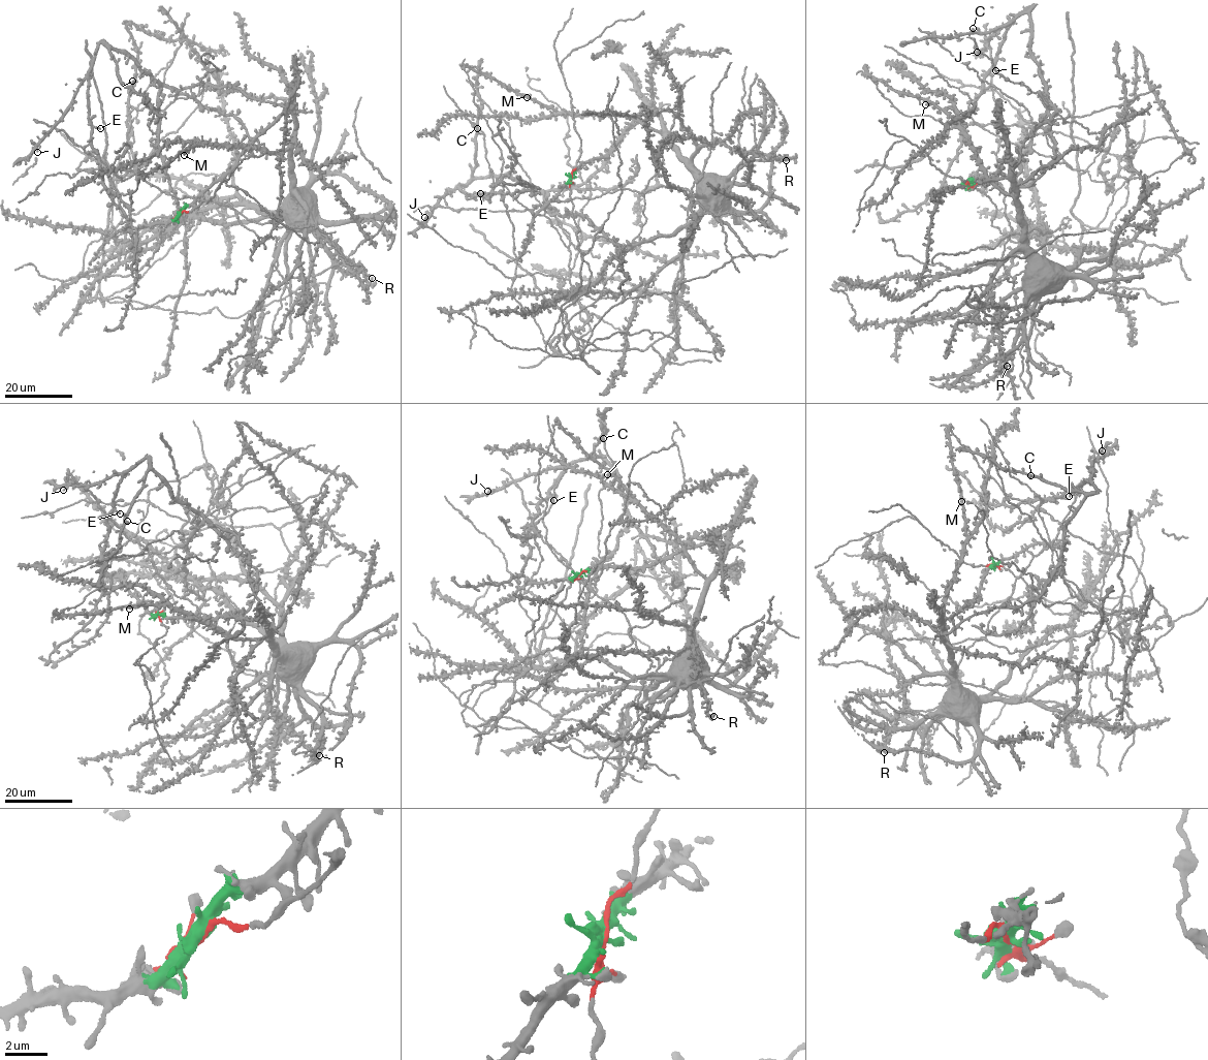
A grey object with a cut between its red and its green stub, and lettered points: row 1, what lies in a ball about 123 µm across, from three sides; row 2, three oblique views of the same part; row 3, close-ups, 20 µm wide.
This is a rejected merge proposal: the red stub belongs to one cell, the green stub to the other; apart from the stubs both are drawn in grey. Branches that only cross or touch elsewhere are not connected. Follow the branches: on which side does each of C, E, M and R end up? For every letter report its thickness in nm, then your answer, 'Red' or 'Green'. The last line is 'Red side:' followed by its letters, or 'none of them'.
C: Thickness 400 nm. Red
E: Thickness 200 nm. Red
M: Thickness 360 nm. Green
R: Thickness 380 nm. Green
Red side: C, E

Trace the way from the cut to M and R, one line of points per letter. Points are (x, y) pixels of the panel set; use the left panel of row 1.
M: (180, 213), (222, 180), (279, 116), (292, 112), (294, 131), (279, 152), (200, 144), (184, 155)
R: (180, 213), (222, 180), (254, 138), (290, 108), (295, 137), (291, 187), (312, 225), (369, 281), (372, 278)

